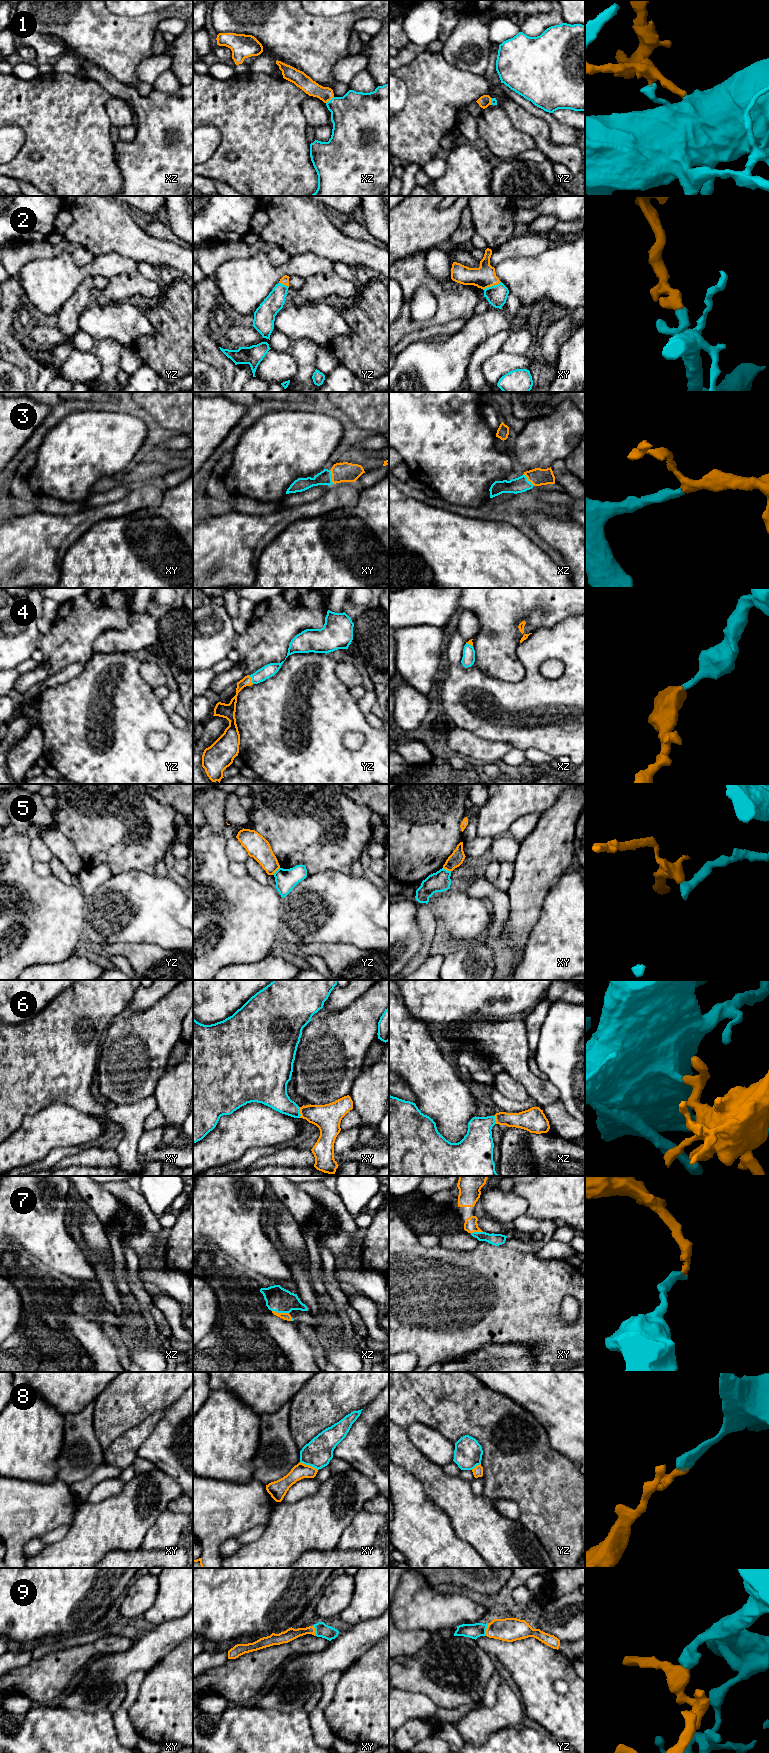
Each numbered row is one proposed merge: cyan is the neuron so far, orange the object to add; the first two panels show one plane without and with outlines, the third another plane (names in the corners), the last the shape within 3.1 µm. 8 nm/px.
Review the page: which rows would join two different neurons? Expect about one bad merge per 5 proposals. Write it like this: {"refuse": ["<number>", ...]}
{"refuse": ["5", "8"]}

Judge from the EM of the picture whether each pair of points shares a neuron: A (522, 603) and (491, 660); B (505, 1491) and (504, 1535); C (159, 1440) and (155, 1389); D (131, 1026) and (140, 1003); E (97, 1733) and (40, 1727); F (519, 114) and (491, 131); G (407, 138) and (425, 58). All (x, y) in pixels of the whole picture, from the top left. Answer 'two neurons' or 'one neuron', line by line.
A: one neuron
B: two neurons
C: two neurons
D: two neurons
E: one neuron
F: two neurons
G: one neuron

